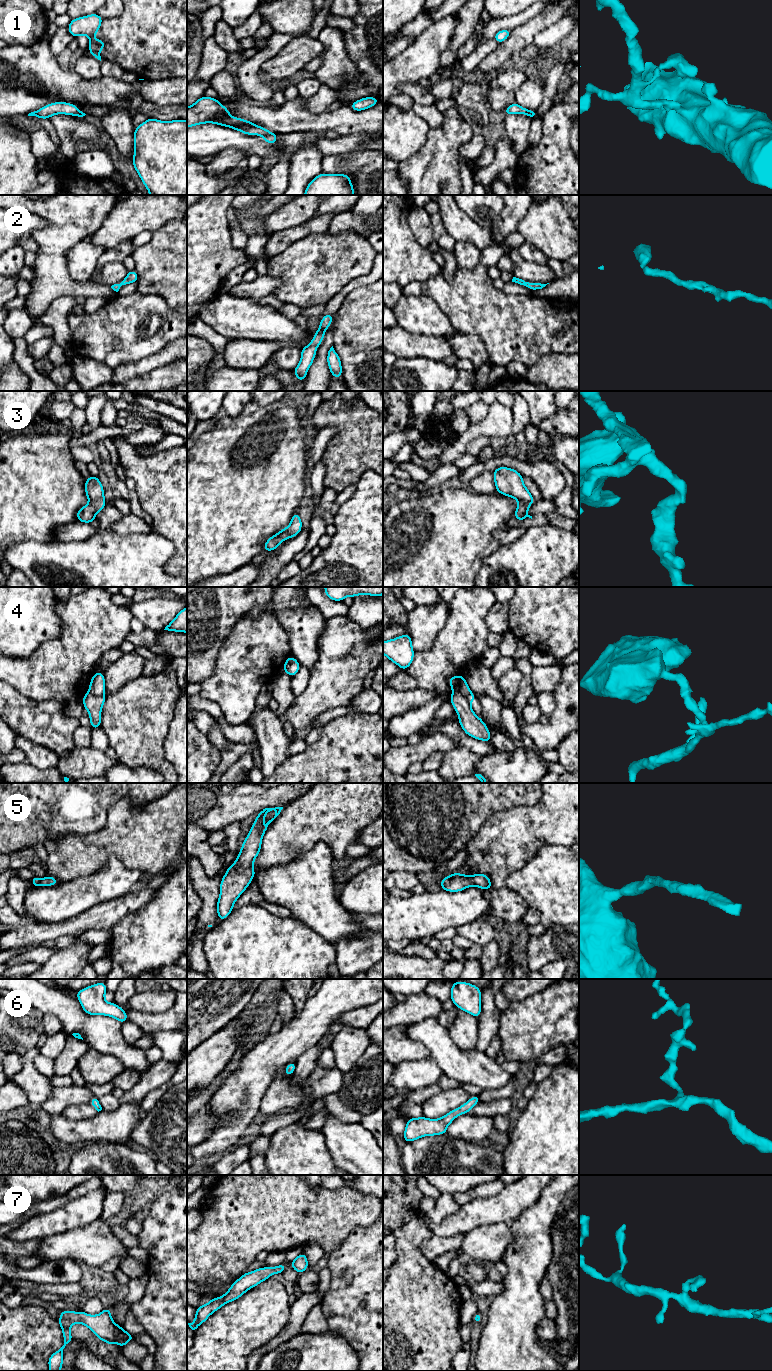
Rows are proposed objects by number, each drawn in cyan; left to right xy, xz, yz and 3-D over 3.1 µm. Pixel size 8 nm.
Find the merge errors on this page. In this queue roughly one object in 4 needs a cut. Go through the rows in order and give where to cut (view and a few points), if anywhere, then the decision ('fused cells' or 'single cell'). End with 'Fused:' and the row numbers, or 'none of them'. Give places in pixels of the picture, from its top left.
1: no cut | single cell
2: no cut | single cell
3: no cut | single cell
4: yz (453, 691), (459, 691), (470, 702) | fused cells
5: no cut | single cell
6: no cut | single cell
7: no cut | single cell
Fused: 4

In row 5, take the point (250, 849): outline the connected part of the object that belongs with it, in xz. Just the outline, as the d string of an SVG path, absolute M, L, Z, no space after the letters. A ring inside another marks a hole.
M283 807L265 808L257 813L257 818L246 836L235 862L226 869L226 874L220 882L220 895L216 905L219 921L229 916L236 900L253 880L256 873L253 869L254 860L260 853L263 835L268 825L280 814L282 809ZM272 810L275 811L275 816L262 826L261 823L266 814Z

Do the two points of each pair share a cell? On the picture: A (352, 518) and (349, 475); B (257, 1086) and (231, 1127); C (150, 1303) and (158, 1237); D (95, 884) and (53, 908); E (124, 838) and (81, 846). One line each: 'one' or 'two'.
A: two
B: one
C: one
D: one
E: one

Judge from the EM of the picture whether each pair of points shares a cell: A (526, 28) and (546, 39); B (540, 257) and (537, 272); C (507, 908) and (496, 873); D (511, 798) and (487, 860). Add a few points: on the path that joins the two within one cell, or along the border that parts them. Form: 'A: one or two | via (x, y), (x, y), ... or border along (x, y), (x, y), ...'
A: two | border along (556, 22), (541, 29), (532, 41)
B: two | border along (518, 253), (526, 260), (547, 265)
C: two | border along (505, 886), (493, 888)
D: two | border along (529, 806), (514, 806), (495, 811), (485, 821)

